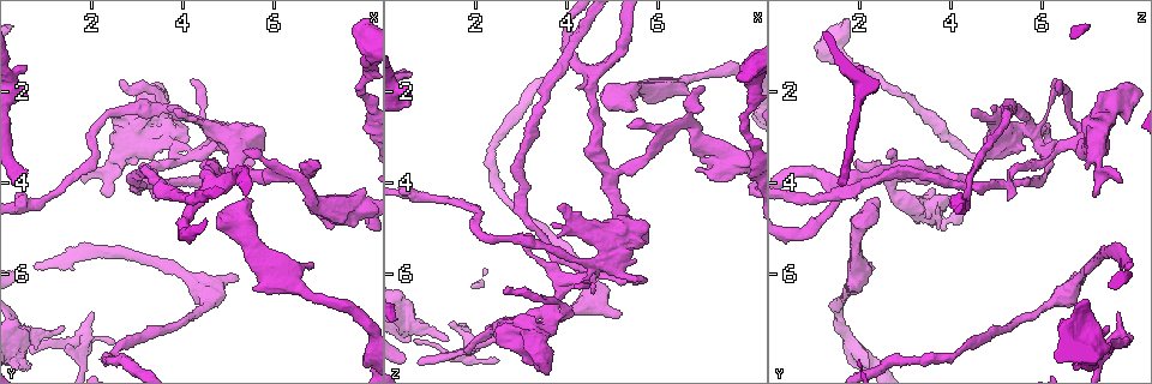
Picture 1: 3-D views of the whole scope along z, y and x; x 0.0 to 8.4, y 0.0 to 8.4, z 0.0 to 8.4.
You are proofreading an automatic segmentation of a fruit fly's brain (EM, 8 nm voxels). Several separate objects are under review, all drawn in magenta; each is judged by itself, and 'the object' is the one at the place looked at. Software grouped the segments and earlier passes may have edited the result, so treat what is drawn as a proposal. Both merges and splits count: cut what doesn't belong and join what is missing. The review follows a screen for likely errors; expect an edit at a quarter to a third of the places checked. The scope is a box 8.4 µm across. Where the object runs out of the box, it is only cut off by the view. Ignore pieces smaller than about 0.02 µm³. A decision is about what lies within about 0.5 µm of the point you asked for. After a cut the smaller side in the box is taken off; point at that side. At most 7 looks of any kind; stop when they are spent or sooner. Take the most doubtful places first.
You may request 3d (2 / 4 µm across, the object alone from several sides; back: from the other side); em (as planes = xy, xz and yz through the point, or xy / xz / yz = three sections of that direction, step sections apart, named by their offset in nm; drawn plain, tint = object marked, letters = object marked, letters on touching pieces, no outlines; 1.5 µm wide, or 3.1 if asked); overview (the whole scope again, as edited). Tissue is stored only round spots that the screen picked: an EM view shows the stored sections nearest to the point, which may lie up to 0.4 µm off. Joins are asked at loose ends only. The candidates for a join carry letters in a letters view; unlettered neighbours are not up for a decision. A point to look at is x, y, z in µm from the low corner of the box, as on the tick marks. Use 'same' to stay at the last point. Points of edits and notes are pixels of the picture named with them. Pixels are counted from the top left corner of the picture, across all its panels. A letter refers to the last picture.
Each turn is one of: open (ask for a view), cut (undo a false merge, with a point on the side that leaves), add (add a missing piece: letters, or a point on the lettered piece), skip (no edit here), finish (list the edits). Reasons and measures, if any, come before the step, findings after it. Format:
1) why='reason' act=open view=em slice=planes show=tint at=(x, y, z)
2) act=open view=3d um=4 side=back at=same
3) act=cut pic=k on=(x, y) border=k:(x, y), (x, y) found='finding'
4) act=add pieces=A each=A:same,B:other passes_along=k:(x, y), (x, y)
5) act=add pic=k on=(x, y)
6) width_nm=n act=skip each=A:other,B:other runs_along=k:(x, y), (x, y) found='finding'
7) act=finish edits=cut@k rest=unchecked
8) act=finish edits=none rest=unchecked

why='branch stops here' act=open view=3d um=4 at=(5.45, 4.35, 2.45)

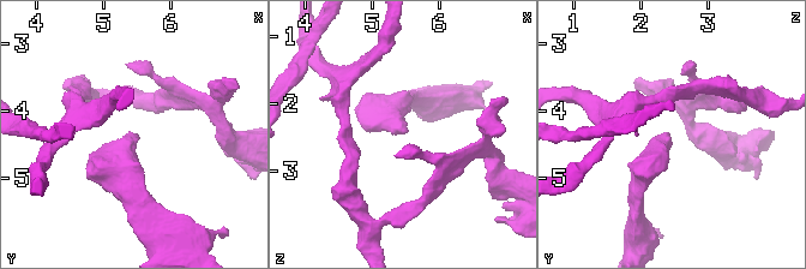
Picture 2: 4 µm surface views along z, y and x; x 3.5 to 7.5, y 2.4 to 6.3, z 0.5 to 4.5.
act=open view=em slice=yz step=8 show=tint at=(5.55, 4.35, 2.45)

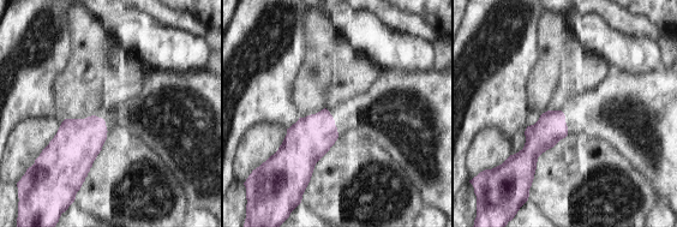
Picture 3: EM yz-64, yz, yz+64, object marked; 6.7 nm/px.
act=open view=em slice=planes show=letters at=same

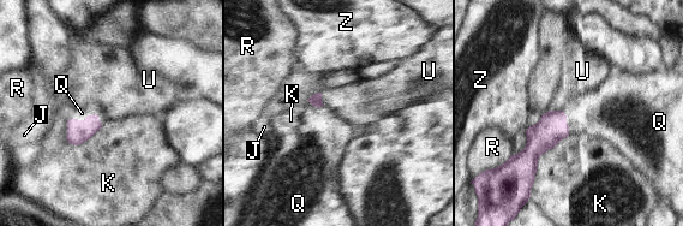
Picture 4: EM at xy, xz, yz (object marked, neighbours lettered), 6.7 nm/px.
act=add pieces=Q each=J:other,K:other,Q:same,R:other,U:other,Z:other passes_along=4:(78, 131), (88, 116), (82, 113) found='it goes on there'

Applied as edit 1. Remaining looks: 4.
act=open view=overview

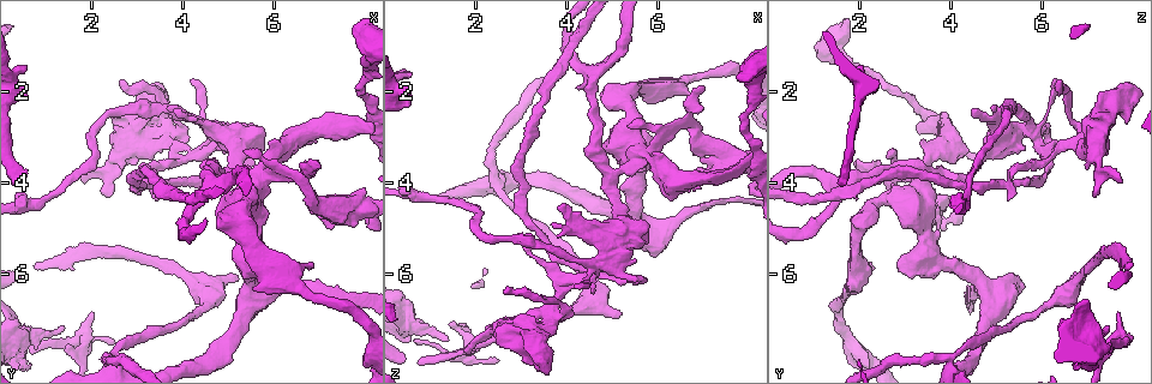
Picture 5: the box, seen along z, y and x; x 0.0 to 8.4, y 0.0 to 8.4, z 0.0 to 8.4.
why='free end' act=open view=em slice=yz step=4 show=letters at=(1.95, 3.95, 7.70)

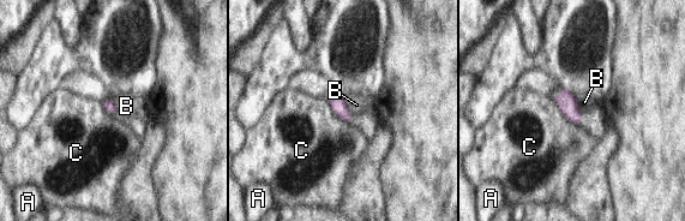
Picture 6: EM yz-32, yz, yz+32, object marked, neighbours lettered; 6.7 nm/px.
act=skip each=A:other,B:other,C:other border=6:(553, 97), (559, 109), (576, 124) found='no lettered piece goes on from it'

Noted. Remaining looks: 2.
why='branch stops here' act=open view=em slice=planes show=letters at=(5.20, 6.05, 6.85)

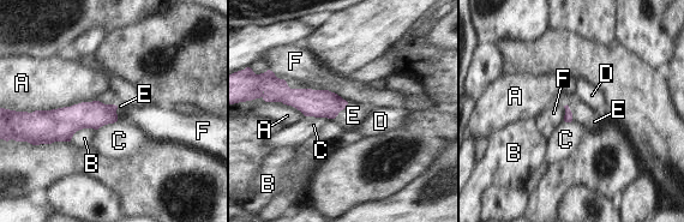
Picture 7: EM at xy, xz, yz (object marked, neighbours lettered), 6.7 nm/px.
act=add pieces=E each=A:other,B:other,C:other,D:other,E:same,F:other passes_along=7:(319, 103), (341, 109), (353, 115) found='the neuron continues'

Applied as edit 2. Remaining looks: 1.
act=finish edits=add@4,add@7 rest=unchecked

